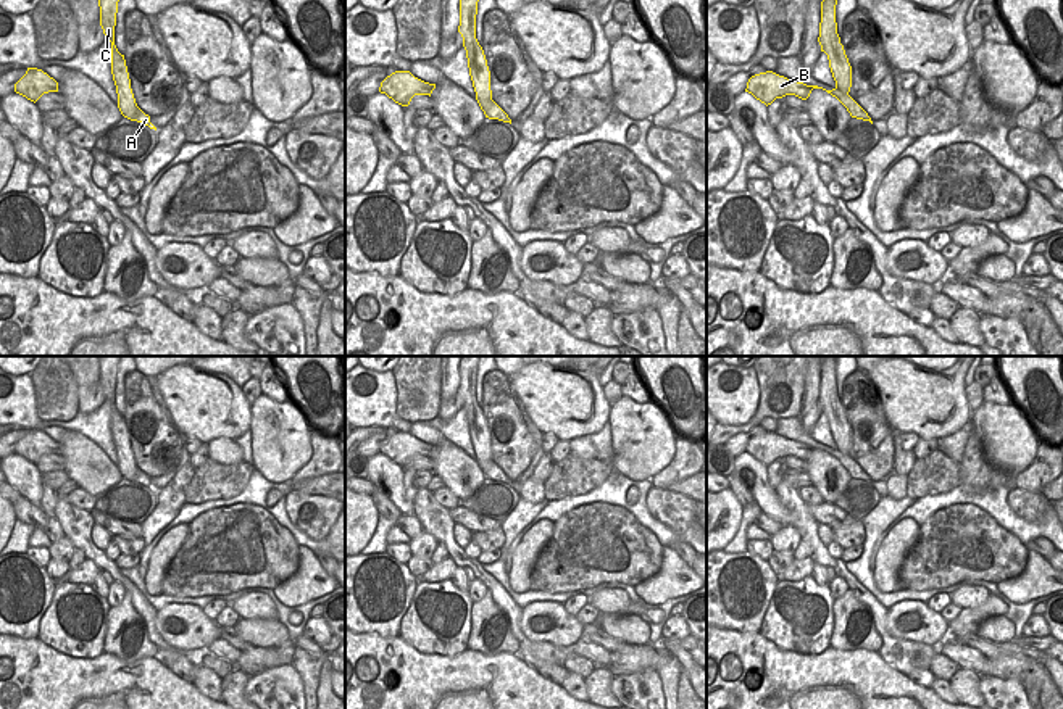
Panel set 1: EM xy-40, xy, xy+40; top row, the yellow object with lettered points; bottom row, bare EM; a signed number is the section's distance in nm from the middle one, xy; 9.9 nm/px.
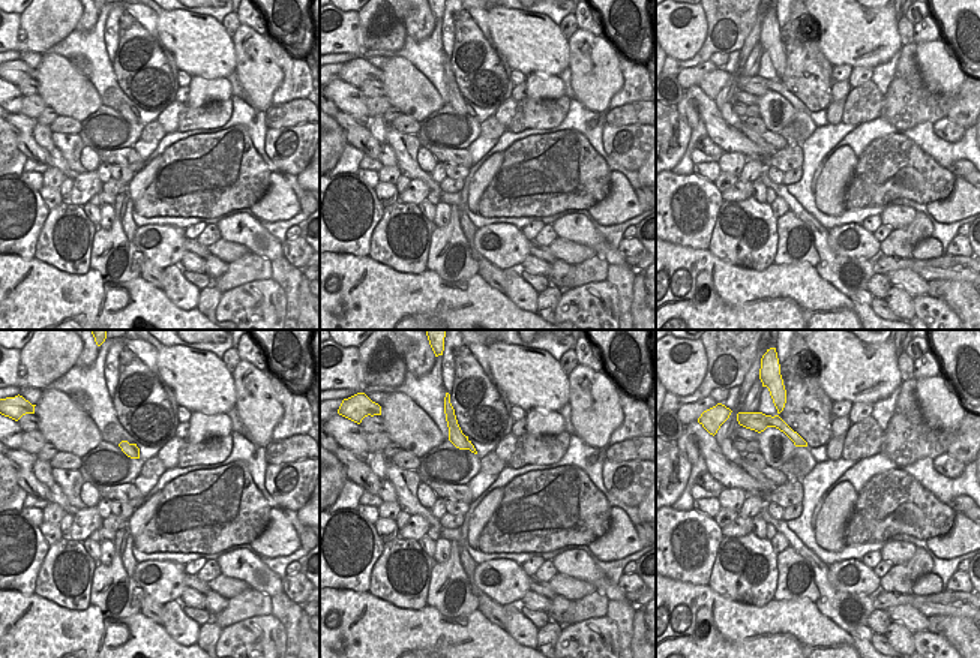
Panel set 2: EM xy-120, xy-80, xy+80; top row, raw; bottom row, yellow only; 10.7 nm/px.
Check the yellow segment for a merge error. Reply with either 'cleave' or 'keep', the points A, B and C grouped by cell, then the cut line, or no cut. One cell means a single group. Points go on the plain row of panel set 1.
cleave; groups A B / C; cut xy-40 (139, 469), (134, 477), (137, 482)

